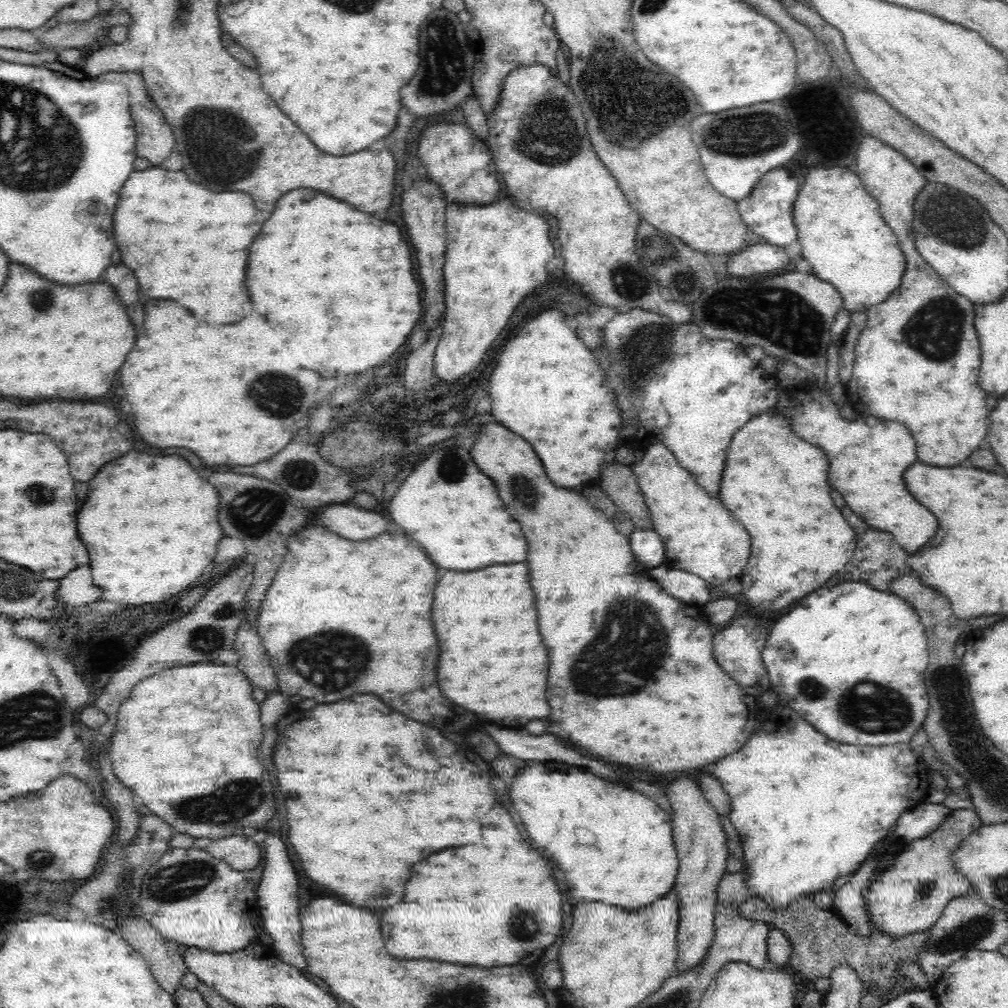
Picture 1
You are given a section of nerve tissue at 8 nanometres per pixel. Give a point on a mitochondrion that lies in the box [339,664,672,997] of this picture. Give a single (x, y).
(531, 923)

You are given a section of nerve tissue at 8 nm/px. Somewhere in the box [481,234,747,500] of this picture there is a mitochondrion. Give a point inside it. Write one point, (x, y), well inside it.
(648, 346)

